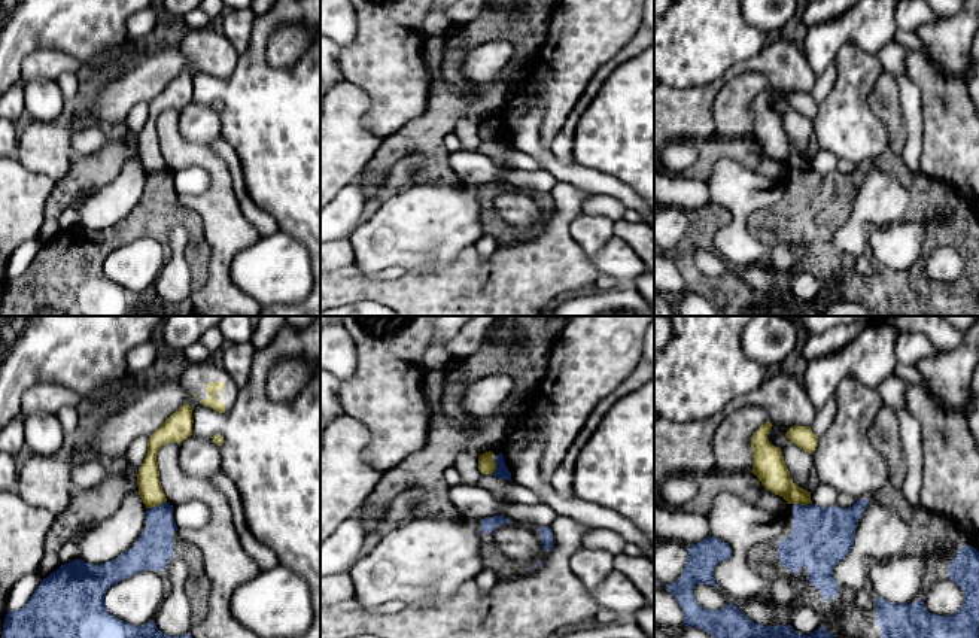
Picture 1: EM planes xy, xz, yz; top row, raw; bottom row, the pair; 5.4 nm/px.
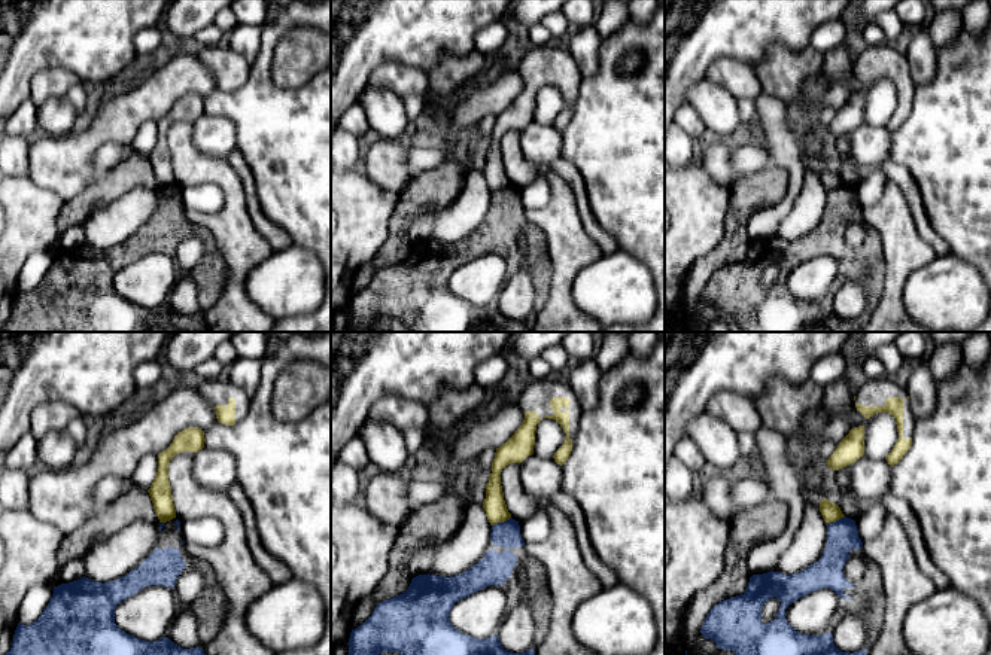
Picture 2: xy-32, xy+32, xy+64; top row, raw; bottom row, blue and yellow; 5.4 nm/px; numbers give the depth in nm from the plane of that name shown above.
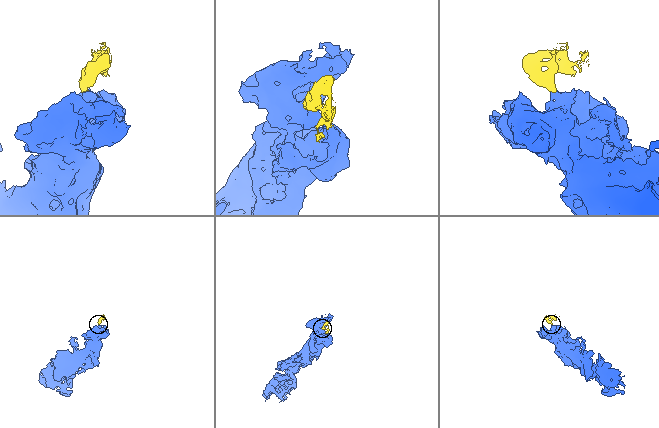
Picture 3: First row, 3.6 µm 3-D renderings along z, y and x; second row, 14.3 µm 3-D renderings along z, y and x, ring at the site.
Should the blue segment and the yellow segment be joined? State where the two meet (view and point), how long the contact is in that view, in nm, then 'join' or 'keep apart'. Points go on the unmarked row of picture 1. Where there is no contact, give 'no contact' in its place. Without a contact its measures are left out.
xy (157, 172) | 110 nm | keep apart

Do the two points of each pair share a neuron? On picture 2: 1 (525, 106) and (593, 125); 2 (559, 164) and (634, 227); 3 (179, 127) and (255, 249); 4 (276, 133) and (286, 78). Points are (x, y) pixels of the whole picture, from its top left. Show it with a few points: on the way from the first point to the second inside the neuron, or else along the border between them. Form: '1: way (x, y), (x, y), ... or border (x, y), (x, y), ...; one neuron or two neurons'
1: border (580, 85), (572, 116), (561, 131); two neurons
2: border (561, 157), (575, 167), (584, 183); two neurons
3: way (194, 158), (234, 192), (234, 218); one neuron
4: border (271, 58), (279, 87), (298, 88), (315, 73); two neurons

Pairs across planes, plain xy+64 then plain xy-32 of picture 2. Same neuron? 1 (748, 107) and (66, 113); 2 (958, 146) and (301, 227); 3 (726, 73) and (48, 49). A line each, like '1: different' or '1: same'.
1: different
2: same
3: different

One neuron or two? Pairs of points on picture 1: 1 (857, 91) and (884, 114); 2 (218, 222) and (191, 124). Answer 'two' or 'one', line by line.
1: two
2: two

